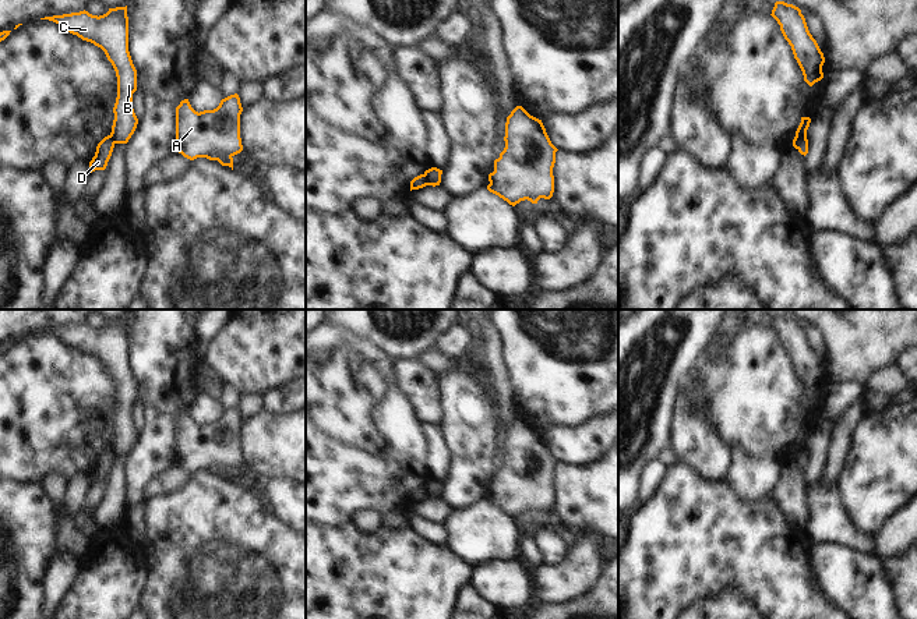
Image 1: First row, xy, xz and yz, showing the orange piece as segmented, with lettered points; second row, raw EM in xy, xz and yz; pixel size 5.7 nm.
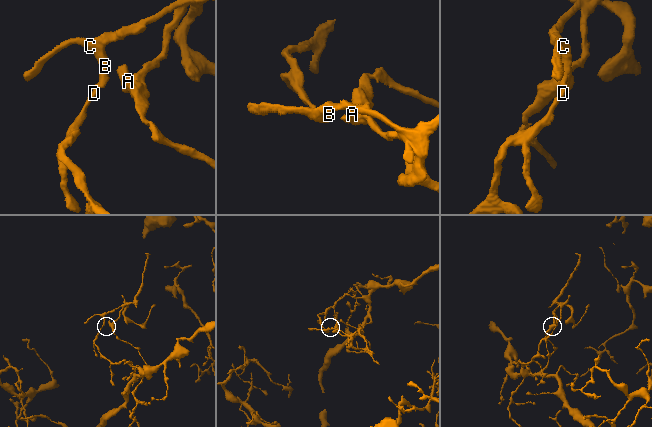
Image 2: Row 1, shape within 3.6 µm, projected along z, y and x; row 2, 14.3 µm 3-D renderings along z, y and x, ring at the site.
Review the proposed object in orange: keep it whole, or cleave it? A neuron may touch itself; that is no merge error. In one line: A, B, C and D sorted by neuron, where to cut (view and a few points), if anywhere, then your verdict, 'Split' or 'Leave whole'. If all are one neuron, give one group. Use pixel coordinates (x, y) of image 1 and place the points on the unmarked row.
Groups: A D / B C. Split along yz (806, 448), (793, 457). Split

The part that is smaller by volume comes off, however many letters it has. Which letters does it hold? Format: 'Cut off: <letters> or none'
Cut off: B, C

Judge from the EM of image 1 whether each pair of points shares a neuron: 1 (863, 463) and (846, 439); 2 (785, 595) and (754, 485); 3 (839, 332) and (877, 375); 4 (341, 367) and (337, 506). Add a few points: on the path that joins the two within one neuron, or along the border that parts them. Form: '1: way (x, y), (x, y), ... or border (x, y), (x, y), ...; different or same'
1: border (864, 416), (856, 428), (852, 448), (839, 477); different
2: border (729, 484), (744, 499), (761, 499), (771, 495); different
3: way (850, 343), (871, 364); same
4: way (337, 402), (337, 471); same

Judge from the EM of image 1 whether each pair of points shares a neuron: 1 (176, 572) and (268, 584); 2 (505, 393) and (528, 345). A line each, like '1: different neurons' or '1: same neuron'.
1: same neuron
2: different neurons

